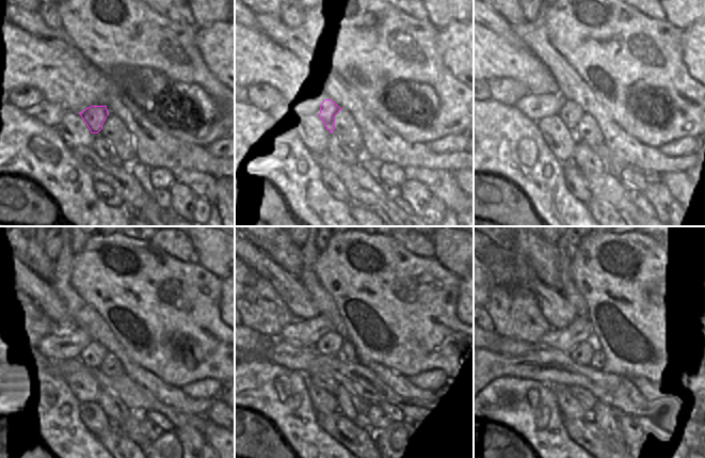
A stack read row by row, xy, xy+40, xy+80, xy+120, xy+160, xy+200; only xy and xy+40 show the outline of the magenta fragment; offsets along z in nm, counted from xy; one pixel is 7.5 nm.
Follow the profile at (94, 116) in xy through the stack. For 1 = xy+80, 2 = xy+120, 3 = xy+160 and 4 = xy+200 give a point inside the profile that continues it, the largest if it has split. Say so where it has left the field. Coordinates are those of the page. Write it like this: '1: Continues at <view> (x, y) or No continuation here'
1: Continues at xy+80 (571, 114)
2: Continues at xy+120 (93, 356)
3: Continues at xy+160 (333, 345)
4: Continues at xy+200 (581, 353).

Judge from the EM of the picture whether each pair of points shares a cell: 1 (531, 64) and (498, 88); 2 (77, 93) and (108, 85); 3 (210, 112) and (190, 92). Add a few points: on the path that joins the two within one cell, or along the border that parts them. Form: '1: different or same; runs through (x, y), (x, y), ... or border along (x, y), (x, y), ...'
1: different; border along (485, 79), (516, 79), (529, 92)
2: same; runs through (84, 87), (100, 87)
3: same; runs through (205, 107), (195, 97)

